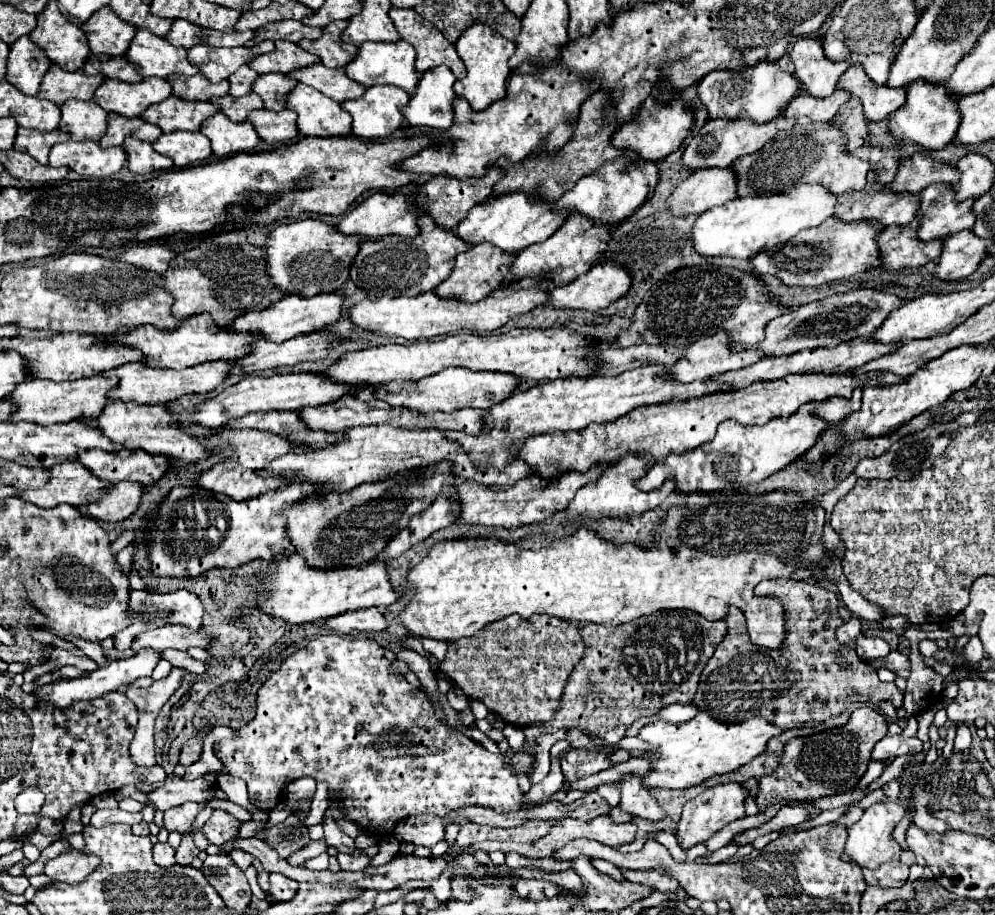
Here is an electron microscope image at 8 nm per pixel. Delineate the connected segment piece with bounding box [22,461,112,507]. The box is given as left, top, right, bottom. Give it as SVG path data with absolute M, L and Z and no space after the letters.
M58 463L50 467L50 481L42 489L22 491L22 499L38 507L56 507L68 503L80 507L84 503L94 503L100 499L104 489L110 489L112 483L102 483L80 463Z

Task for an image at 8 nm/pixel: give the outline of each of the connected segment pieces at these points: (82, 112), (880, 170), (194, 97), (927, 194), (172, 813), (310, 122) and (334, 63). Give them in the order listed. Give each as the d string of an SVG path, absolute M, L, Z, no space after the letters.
M66 101L62 107L60 131L76 141L98 141L106 133L108 113L94 101Z
M864 145L864 147L856 149L852 155L866 159L866 161L872 161L872 169L876 171L878 187L886 187L896 177L896 171L900 165L898 149L892 149L892 147L880 149L876 145Z
M196 73L192 77L184 75L170 75L168 83L172 85L172 95L184 99L184 101L208 101L210 97L222 97L228 95L228 81L222 83L210 83L204 75Z
M940 183L940 187L926 187L920 197L922 203L916 217L922 221L918 231L922 241L944 239L952 233L974 227L974 201L966 199L966 203L956 203L954 187L944 187L944 183Z
M184 803L184 807L174 807L164 813L164 825L168 831L178 831L178 833L190 833L192 823L198 811L202 811L206 805L196 805L196 803Z
M298 83L288 93L286 109L296 111L298 131L304 137L348 137L352 117L324 93Z
M348 21L330 23L328 27L322 29L320 39L316 39L316 41L300 41L298 45L308 53L318 55L322 65L326 65L326 67L344 67L358 53L356 45L344 43L342 37L340 37L346 27L348 27Z

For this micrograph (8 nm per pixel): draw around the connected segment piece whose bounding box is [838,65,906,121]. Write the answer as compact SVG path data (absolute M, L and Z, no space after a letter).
M850 65L848 71L840 77L838 89L846 89L848 93L856 95L862 105L864 105L864 115L868 121L882 121L892 111L900 109L904 105L904 87L886 87L886 85L876 85L860 65Z

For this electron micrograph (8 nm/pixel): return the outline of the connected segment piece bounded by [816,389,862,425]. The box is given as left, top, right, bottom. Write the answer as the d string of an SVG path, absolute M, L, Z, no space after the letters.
M856 389L850 399L838 399L838 397L826 399L822 403L818 403L816 413L832 425L842 423L848 415L852 415L852 411L860 409L860 397L862 397L862 393L860 393L860 389Z

